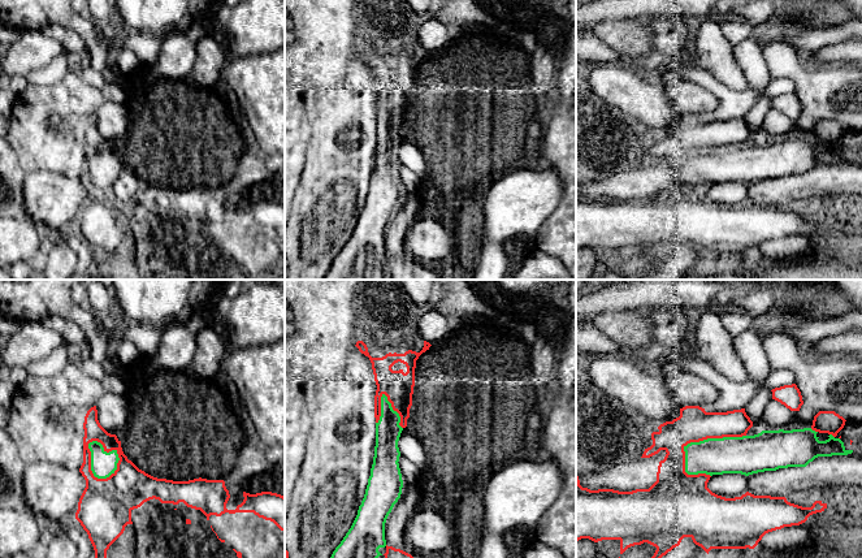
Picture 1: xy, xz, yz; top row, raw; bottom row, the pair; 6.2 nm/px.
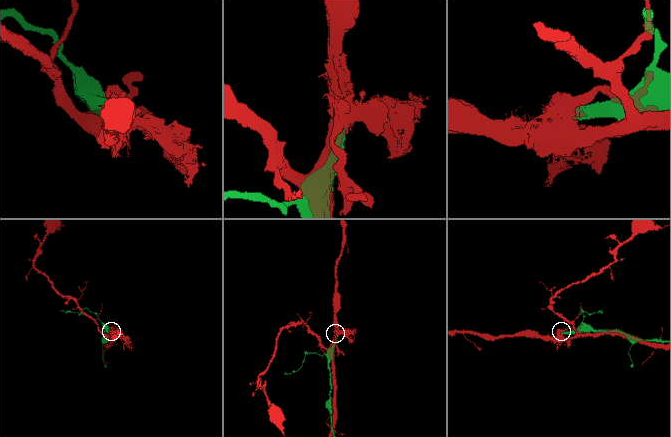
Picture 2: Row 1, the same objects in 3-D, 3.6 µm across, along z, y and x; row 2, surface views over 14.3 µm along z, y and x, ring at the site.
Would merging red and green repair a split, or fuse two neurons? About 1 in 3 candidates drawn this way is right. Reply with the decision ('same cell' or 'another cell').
another cell

